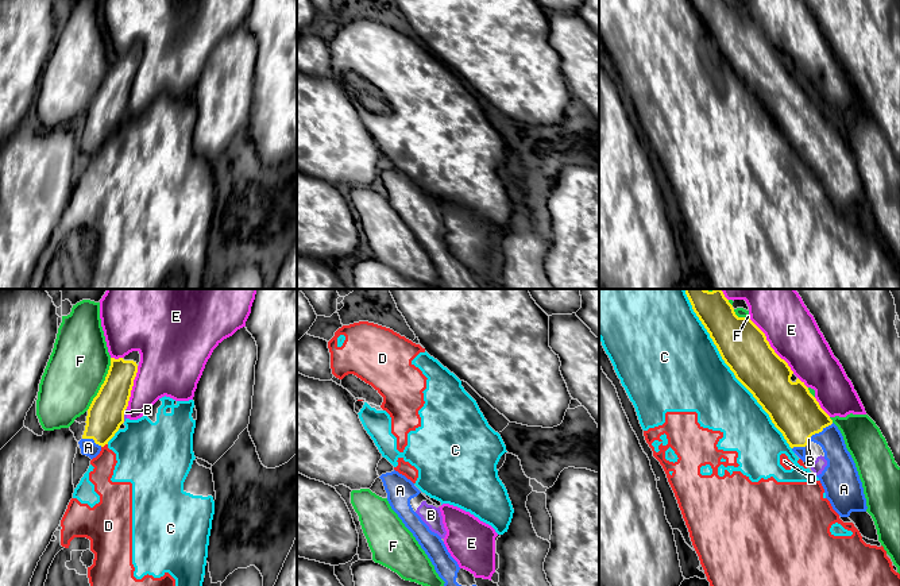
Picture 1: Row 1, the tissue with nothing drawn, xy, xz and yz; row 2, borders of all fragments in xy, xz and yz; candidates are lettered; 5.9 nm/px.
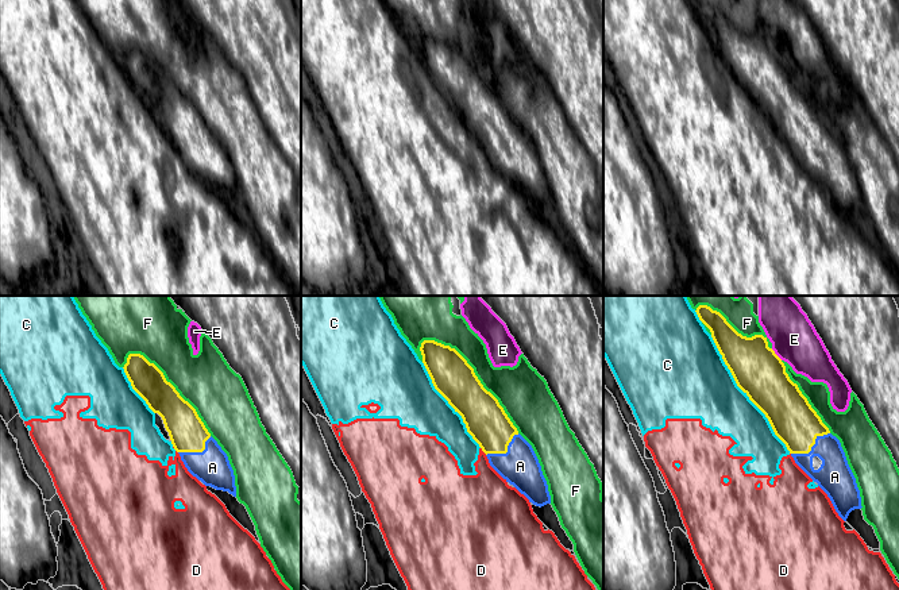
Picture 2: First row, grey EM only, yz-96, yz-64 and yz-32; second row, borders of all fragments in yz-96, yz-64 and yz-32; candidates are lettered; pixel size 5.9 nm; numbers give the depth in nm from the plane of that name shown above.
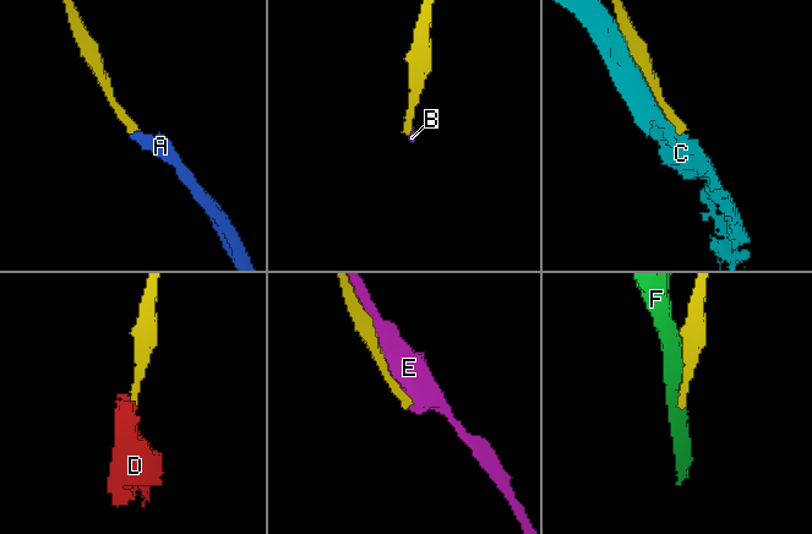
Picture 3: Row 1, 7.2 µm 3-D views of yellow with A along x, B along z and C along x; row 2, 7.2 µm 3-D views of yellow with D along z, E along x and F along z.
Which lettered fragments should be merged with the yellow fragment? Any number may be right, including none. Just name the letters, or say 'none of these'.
A, B

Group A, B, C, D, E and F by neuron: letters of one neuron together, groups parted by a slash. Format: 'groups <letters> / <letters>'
groups A B / C D / E / F

